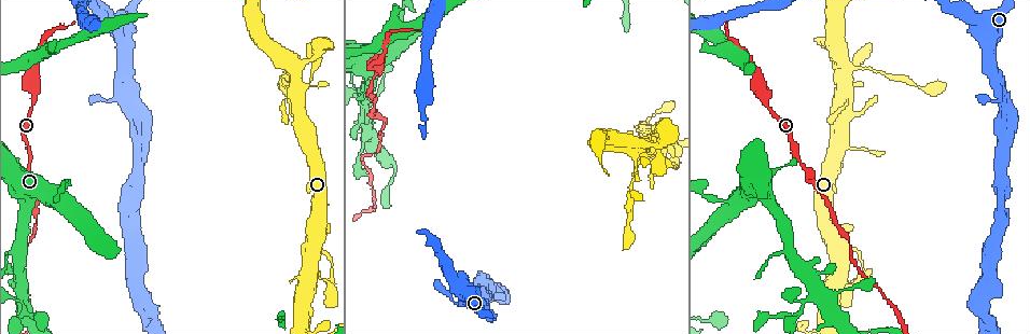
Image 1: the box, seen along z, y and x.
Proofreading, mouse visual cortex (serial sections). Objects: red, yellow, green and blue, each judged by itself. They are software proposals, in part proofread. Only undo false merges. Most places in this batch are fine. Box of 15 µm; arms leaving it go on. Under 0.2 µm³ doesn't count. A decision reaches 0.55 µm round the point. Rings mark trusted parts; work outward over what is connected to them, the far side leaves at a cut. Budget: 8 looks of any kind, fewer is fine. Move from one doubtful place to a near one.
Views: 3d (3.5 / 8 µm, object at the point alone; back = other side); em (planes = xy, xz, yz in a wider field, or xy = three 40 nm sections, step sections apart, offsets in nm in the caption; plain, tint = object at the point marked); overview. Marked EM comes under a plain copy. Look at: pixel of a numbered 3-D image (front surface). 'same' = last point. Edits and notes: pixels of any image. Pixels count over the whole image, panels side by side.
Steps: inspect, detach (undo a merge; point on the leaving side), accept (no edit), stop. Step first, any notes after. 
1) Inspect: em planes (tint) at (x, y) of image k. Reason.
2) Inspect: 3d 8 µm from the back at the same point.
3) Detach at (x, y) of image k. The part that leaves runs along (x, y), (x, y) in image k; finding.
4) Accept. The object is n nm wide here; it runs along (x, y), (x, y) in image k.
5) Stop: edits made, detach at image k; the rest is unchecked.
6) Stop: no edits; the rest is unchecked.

Inspect: 3d 3.5 µm at (859, 66) of image 1. Calibre changes.

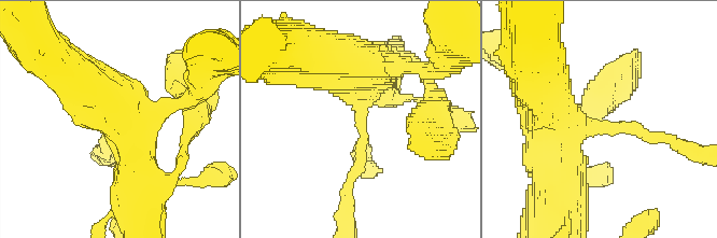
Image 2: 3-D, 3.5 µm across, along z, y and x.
Inspect: em planes (tint) at (604, 125) of image 2. The arms are 200, 700 nm wide; now the EM.

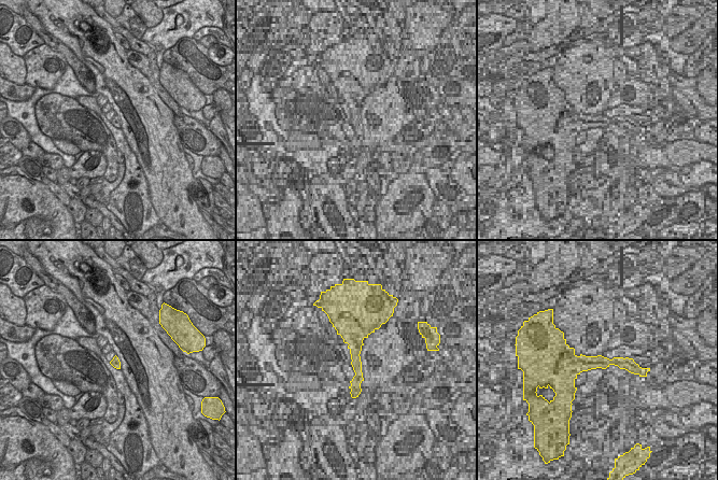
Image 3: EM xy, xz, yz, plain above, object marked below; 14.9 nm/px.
Accept. It runs along (378, 68), (348, 188) in image 2; one cell here.

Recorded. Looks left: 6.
Inspect: 3d 3.5 µm at (730, 201) of image 1. A narrow waist.

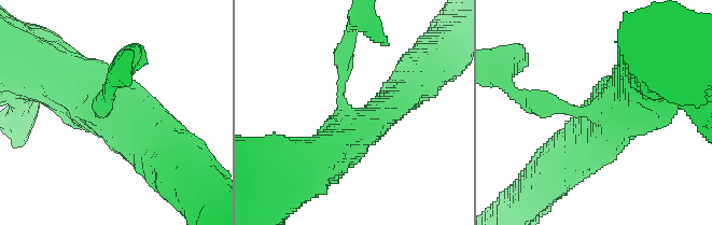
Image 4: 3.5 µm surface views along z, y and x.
Inspect: em xy step 3 (tint) at (346, 109) of image 4. Shape alone is not enough.

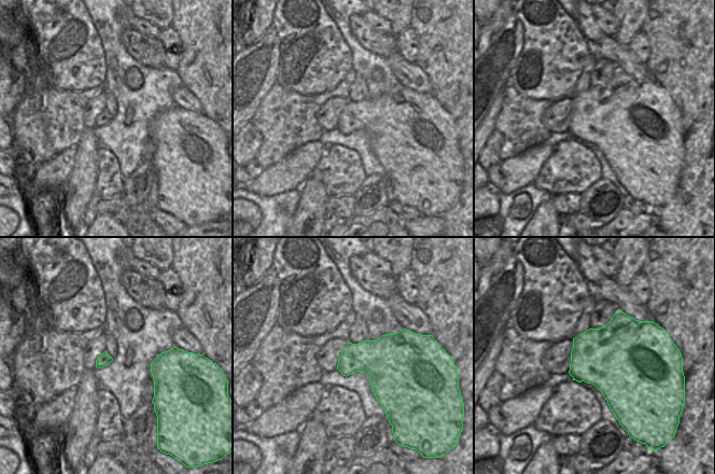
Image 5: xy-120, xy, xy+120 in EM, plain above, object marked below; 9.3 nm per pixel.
Accept. It runs along (64, 78), (159, 157) in image 4; all the same cell.

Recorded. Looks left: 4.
Inspect: 3d 3.5 µm from the back at (478, 277) of image 1. Abrupt turn.

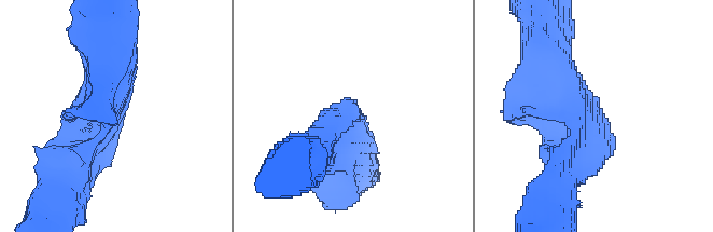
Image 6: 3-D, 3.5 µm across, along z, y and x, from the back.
Inspect: em xy step 5 (tint) at (588, 116) of image 6.

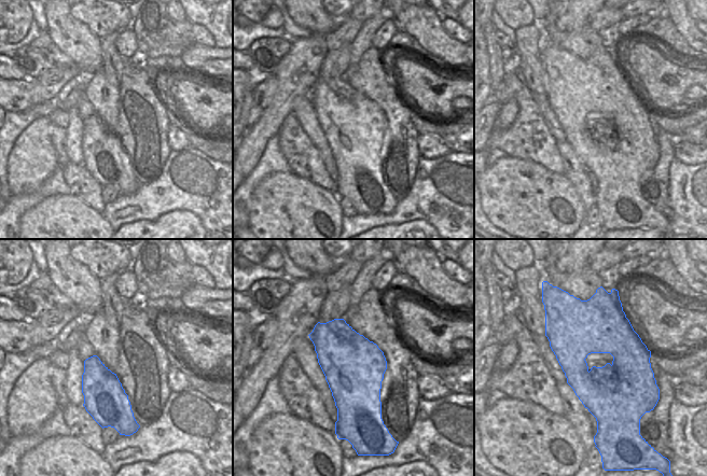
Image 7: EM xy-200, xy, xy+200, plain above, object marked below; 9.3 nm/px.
Accept. The object is 550 nm wide here; it runs along (112, 60), (109, 120), (72, 173) in image 6; one cell here.

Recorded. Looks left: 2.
Inspect: 3d 3.5 µm at (21, 296) of image 1. Arms part here.

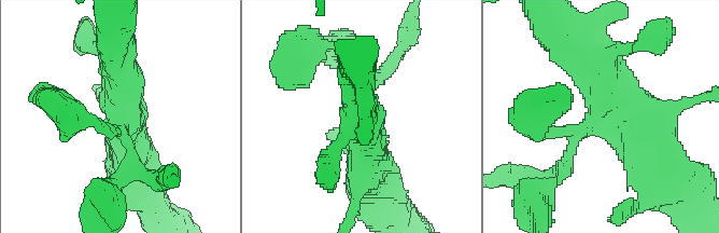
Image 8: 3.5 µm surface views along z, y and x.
Inspect: em xy step 3 (tint) at (598, 110) of image 8. Now the EM.

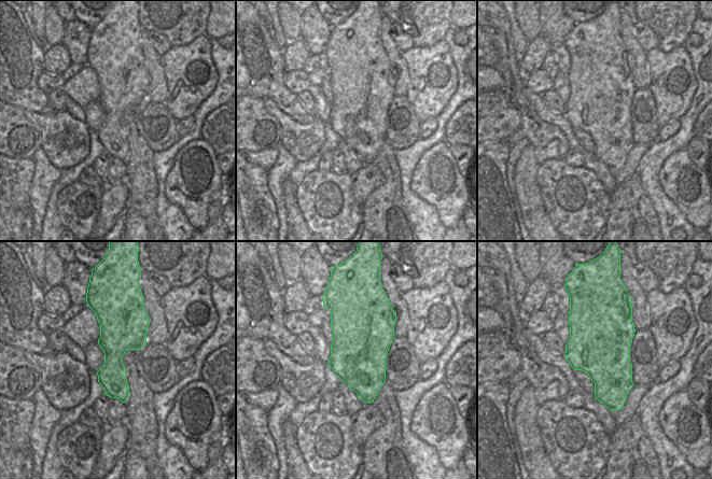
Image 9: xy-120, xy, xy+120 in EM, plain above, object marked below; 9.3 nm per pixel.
Accept. It runs along (564, 35), (656, 154) in image 8; one cell here.

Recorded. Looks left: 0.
Stop: no edits; the rest is unchecked.

